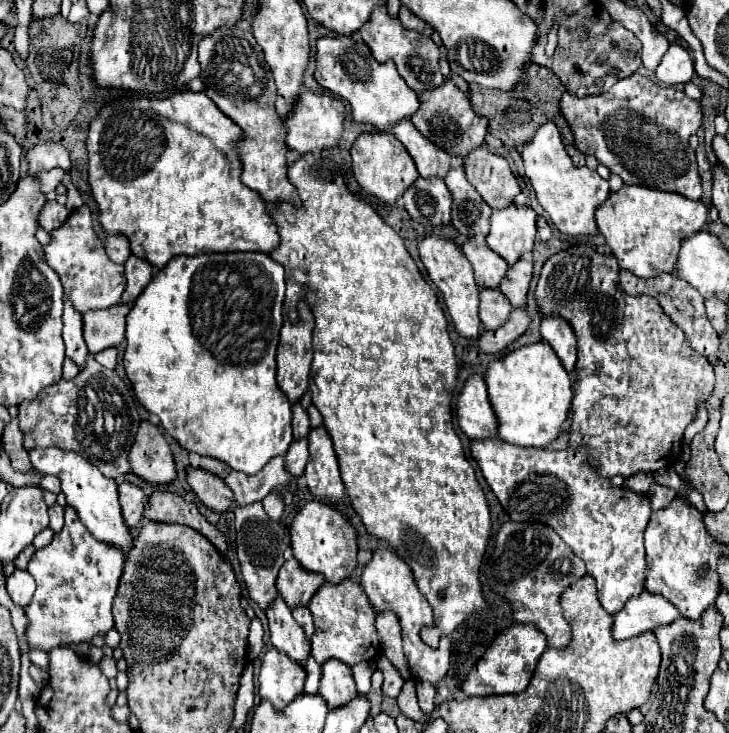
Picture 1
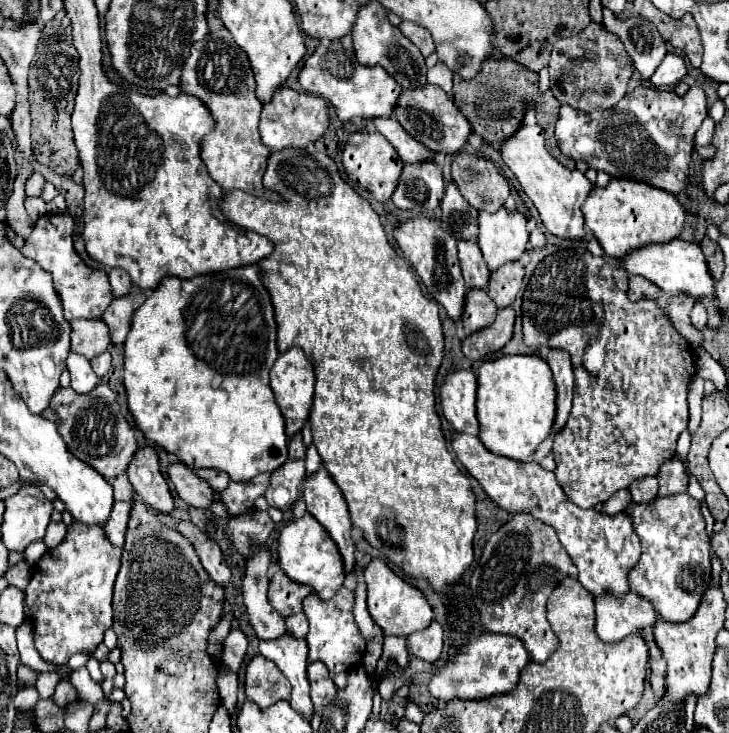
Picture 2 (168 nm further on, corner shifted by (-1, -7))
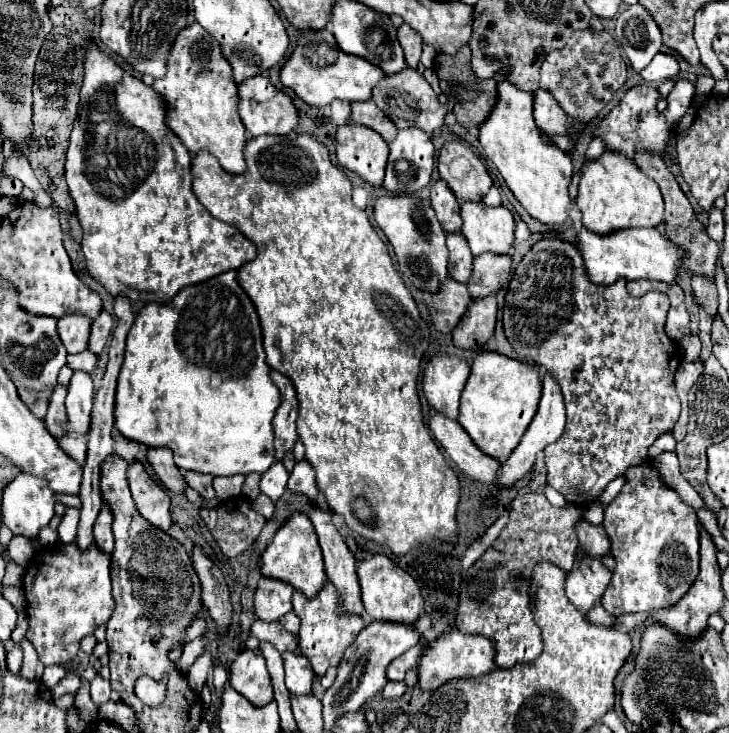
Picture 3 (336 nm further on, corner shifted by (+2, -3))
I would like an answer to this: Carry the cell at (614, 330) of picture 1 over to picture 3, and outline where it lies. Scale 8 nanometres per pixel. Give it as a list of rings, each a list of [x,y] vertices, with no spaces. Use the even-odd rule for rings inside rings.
[[[542,239],[542,241],[538,241],[524,255],[524,259],[518,263],[518,267],[514,271],[514,277],[512,277],[510,285],[508,285],[508,293],[506,293],[506,301],[504,301],[504,331],[506,331],[506,337],[508,337],[510,345],[514,347],[514,351],[516,351],[520,361],[532,361],[532,363],[538,363],[540,367],[544,365],[544,369],[548,373],[552,373],[558,379],[560,387],[562,387],[564,401],[566,401],[566,415],[568,415],[566,431],[556,443],[550,443],[544,449],[544,453],[546,453],[548,485],[554,487],[558,493],[562,493],[574,505],[594,503],[604,493],[604,489],[606,489],[606,485],[610,481],[614,481],[618,475],[624,475],[630,467],[646,463],[648,461],[648,447],[662,433],[672,431],[674,423],[680,417],[680,399],[678,399],[678,393],[676,393],[676,387],[674,387],[676,371],[670,369],[672,355],[678,355],[678,353],[674,349],[676,343],[672,339],[668,339],[668,335],[664,333],[668,309],[670,309],[670,301],[668,301],[668,295],[664,295],[664,293],[646,293],[646,295],[642,295],[638,299],[630,297],[626,290],[626,279],[618,279],[612,285],[596,285],[596,283],[592,283],[588,279],[588,271],[584,267],[584,259],[582,259],[578,247],[574,243],[566,243],[562,239]]]

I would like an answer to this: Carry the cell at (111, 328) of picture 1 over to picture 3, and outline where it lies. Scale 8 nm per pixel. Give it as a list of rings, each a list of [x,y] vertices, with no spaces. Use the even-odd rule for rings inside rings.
[[[64,315],[58,321],[58,335],[68,353],[82,353],[88,349],[92,321],[84,315]]]

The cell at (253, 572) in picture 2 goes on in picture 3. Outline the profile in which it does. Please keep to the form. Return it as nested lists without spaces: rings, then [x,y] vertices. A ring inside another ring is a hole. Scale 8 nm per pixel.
[[[256,619],[252,623],[252,635],[258,637],[260,641],[268,641],[272,643],[280,653],[284,651],[294,651],[296,649],[296,641],[294,641],[294,635],[290,635],[278,621],[262,621],[262,619]]]

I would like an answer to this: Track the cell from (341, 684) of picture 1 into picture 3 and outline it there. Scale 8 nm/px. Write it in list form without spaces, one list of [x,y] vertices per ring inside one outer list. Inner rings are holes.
[[[286,651],[284,655],[286,669],[286,687],[294,695],[312,695],[312,685],[316,675],[312,673],[312,665],[300,651]]]

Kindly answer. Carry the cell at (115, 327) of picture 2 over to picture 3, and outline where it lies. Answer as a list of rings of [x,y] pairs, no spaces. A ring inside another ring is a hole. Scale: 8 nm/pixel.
[[[100,313],[98,319],[92,321],[92,333],[90,333],[90,351],[96,351],[96,355],[100,355],[100,351],[104,349],[110,333],[114,327],[114,317],[110,313]]]

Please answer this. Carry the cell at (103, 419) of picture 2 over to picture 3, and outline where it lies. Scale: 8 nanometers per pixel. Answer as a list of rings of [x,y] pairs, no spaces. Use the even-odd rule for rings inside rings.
[[[58,385],[50,397],[50,407],[48,407],[48,415],[46,415],[46,427],[54,437],[62,437],[66,435],[66,423],[68,423],[68,415],[64,409],[64,397],[66,397],[66,387]]]

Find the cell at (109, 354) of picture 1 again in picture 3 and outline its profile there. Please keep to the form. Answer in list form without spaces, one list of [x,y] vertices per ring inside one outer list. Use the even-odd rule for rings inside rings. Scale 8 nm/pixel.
[[[82,351],[82,353],[76,353],[76,355],[68,355],[68,367],[72,367],[74,371],[86,371],[86,373],[92,373],[98,365],[98,355],[92,353],[92,351]]]

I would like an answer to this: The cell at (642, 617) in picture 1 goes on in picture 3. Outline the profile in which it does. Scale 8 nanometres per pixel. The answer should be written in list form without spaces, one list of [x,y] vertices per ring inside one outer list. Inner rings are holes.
[[[584,563],[580,571],[572,567],[566,579],[566,595],[576,609],[588,613],[596,603],[602,601],[602,593],[612,581],[612,571],[602,563]]]

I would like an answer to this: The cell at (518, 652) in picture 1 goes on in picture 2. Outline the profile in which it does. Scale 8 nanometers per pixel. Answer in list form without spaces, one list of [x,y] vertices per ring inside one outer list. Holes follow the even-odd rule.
[[[481,633],[479,637],[465,643],[457,655],[449,657],[449,661],[441,669],[435,669],[435,673],[429,681],[429,693],[437,699],[443,699],[443,701],[449,701],[449,699],[485,699],[485,697],[501,695],[501,693],[515,689],[515,685],[519,681],[519,671],[527,663],[529,663],[529,655],[527,655],[527,651],[519,639],[513,639],[511,635]]]

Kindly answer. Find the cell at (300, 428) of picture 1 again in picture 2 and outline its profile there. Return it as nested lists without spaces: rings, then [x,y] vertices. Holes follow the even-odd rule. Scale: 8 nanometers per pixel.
[[[301,433],[289,439],[289,459],[303,459],[305,457],[305,445],[301,441]]]

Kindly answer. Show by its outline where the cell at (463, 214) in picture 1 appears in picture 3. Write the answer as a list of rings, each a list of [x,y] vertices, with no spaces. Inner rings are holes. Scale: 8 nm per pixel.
[[[440,179],[432,185],[430,193],[432,209],[436,211],[436,217],[446,233],[458,233],[462,229],[462,219],[460,219],[460,203],[454,197],[452,191],[448,191],[448,185]]]

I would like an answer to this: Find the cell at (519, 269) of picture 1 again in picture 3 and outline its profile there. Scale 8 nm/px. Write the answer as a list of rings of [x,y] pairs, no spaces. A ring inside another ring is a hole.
[[[480,255],[474,259],[472,279],[468,291],[474,299],[496,295],[512,279],[512,257],[510,255]]]

